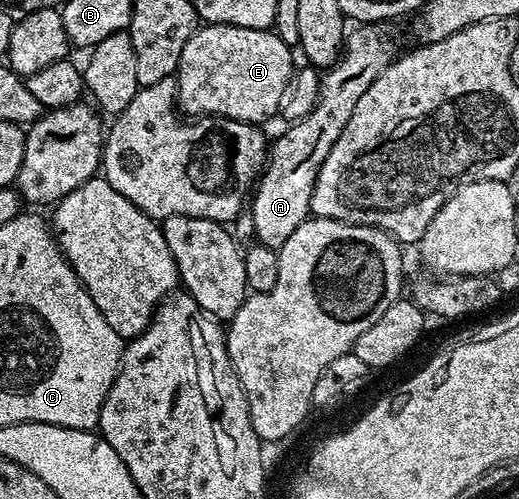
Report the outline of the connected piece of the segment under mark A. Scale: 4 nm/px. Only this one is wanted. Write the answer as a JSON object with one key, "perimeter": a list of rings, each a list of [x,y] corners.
{"perimeter":[[[363,22],[346,33],[341,55],[330,68],[322,73],[319,81],[319,102],[305,118],[294,121],[280,134],[269,148],[269,171],[258,181],[249,200],[249,211],[255,227],[254,239],[260,244],[278,250],[311,216],[311,199],[321,162],[329,154],[333,142],[345,130],[345,122],[353,118],[357,98],[373,86],[373,82],[396,59],[395,44],[383,33],[379,22]]]}

